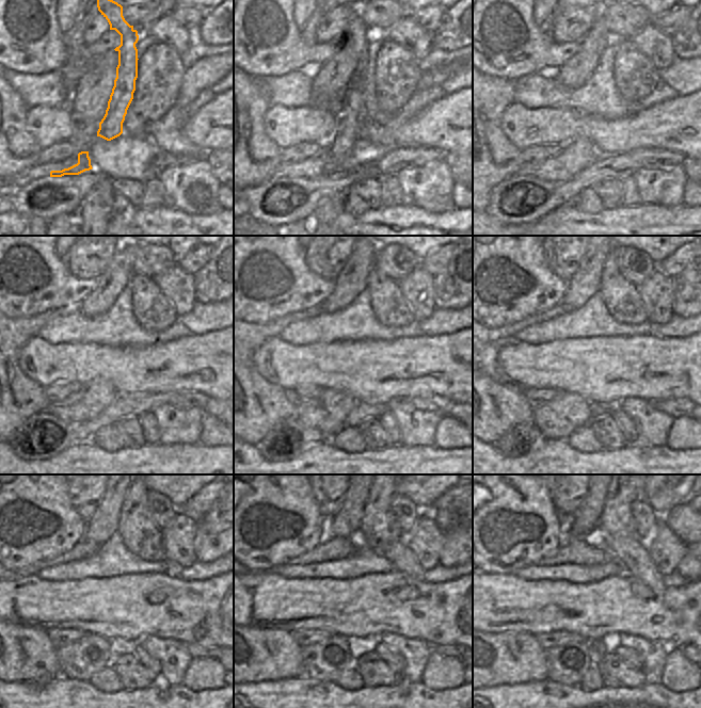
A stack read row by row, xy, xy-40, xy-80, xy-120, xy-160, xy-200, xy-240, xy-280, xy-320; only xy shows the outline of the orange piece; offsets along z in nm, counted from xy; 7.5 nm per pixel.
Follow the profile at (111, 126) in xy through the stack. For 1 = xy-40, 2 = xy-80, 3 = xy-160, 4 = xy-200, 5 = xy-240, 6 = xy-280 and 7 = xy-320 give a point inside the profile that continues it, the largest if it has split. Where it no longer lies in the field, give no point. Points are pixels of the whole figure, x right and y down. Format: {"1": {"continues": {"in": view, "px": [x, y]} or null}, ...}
{"1": {"continues": {"in": "xy-40", "px": [332, 158]}}, "2": {"continues": {"in": "xy-80", "px": [577, 154]}}, "3": {"continues": {"in": "xy-160", "px": [328, 414]}}, "4": {"continues": {"in": "xy-200", "px": [569, 412]}}, "5": {"continues": {"in": "xy-240", "px": [91, 654]}}, "6": {"continues": {"in": "xy-280", "px": [327, 660]}}, "7": {"continues": {"in": "xy-320", "px": [567, 664]}}}

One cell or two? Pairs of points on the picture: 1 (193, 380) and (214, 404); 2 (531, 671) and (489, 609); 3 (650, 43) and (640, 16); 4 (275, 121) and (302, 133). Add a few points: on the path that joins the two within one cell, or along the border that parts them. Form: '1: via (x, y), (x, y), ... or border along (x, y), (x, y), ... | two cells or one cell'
1: border along (209, 397), (222, 399) | two cells
2: border along (483, 631), (524, 631), (529, 634) | two cells
3: border along (651, 20), (631, 38) | two cells
4: via (282, 124), (296, 127) | one cell

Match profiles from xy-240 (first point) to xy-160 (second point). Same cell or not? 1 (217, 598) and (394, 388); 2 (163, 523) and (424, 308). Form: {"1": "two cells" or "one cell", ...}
{"1": "one cell", "2": "two cells"}

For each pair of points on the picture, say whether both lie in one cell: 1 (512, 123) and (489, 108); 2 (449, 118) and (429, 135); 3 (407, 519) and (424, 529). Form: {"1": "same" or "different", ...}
{"1": "different", "2": "same", "3": "different"}

